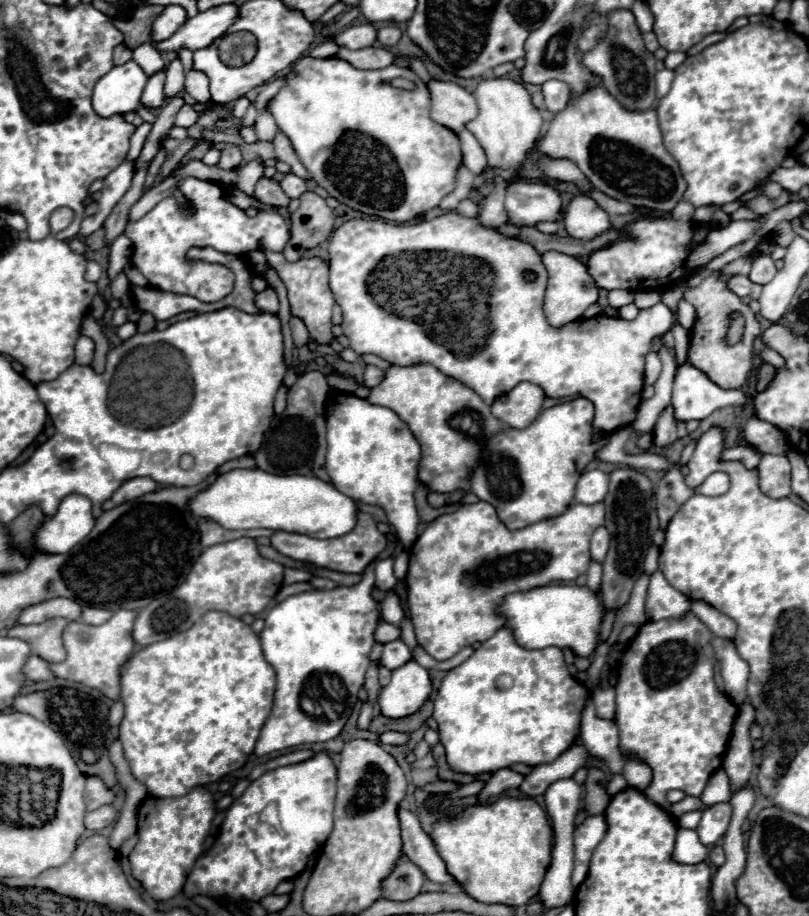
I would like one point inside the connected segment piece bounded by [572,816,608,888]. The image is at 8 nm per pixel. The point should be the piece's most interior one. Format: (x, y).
(587, 836)

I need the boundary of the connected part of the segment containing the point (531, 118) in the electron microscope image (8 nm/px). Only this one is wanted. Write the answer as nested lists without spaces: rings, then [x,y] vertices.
[[[508,78],[482,80],[474,92],[474,98],[478,102],[478,116],[476,120],[468,122],[468,130],[484,148],[488,166],[502,170],[524,168],[526,160],[530,158],[530,152],[538,142],[542,128],[540,110],[534,108],[524,84]]]

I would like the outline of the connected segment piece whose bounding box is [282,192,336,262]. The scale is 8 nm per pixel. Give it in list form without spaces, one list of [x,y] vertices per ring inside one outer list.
[[[316,192],[300,196],[300,208],[290,216],[290,242],[284,248],[288,262],[296,262],[306,250],[326,242],[336,228],[334,212]]]

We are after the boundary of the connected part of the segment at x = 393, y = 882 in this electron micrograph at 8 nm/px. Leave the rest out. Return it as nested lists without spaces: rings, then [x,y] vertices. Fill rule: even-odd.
[[[402,854],[392,872],[382,880],[382,898],[386,900],[410,900],[422,892],[424,872]]]

